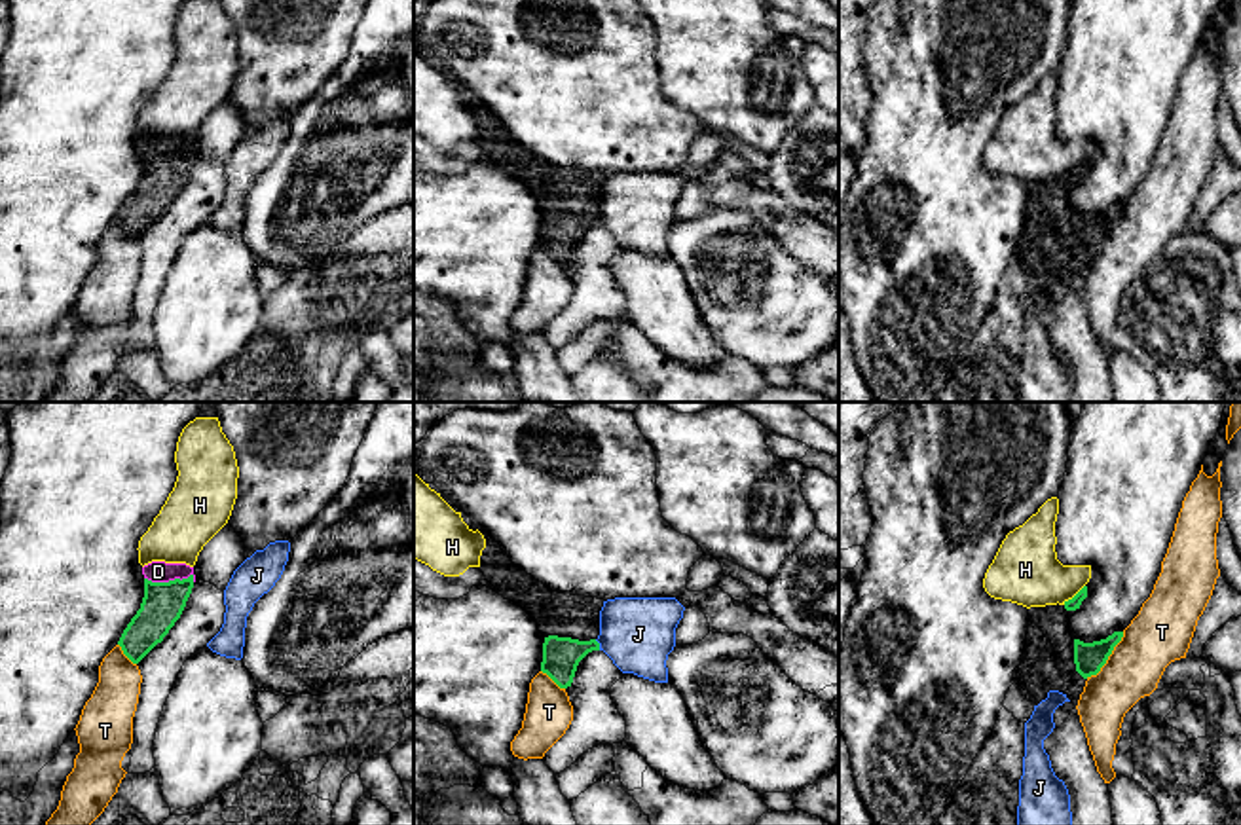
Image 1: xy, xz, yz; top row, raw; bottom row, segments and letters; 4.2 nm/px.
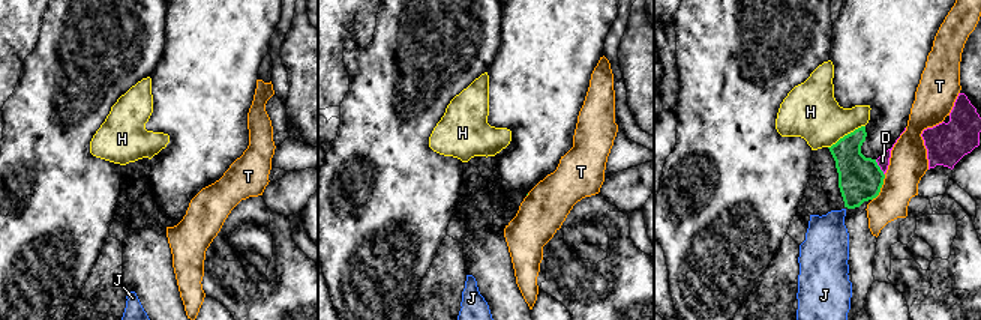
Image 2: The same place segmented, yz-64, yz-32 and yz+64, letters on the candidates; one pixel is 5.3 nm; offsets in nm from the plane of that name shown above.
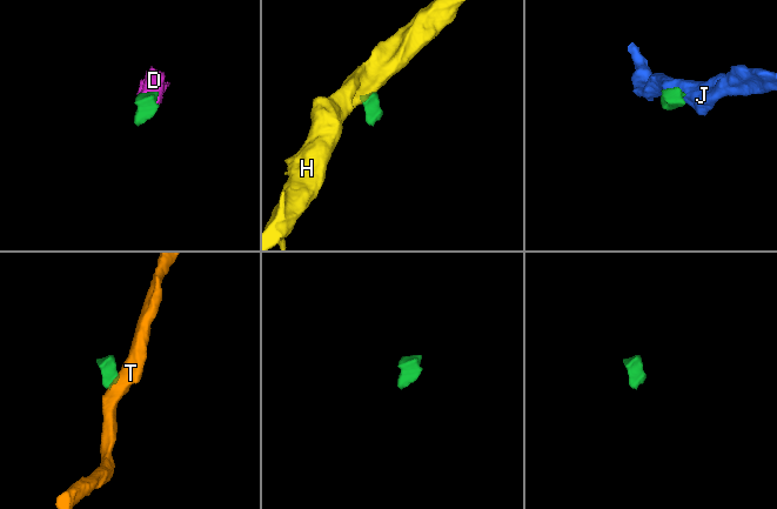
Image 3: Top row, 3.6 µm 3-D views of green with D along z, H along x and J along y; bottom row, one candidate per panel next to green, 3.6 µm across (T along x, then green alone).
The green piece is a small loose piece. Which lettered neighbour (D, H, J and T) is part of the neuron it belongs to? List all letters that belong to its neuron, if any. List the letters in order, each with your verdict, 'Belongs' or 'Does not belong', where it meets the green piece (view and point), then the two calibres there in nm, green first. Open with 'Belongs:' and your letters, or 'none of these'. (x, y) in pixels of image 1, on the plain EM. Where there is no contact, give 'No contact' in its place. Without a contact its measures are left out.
Belongs: D
D: Belongs. Touches green at xy (171, 156). Thickness 180 nm (green) against 100 nm
H: Does not belong. Touches green at yz (1074, 171). Thickness 50 nm (green) against 280 nm
J: Does not belong. Touches green at xz (598, 220). Thickness 160 nm (green) against 320 nm
T: Does not belong. Touches green at yz (1107, 234). Thickness 130 nm (green) against 260 nm

